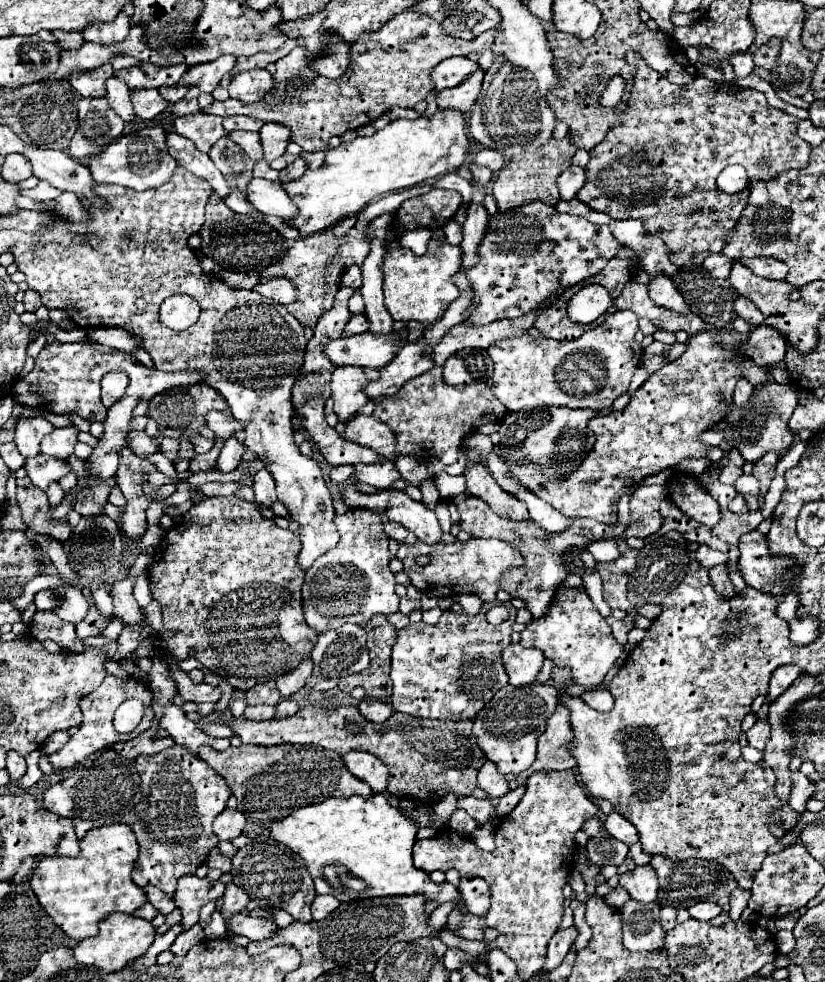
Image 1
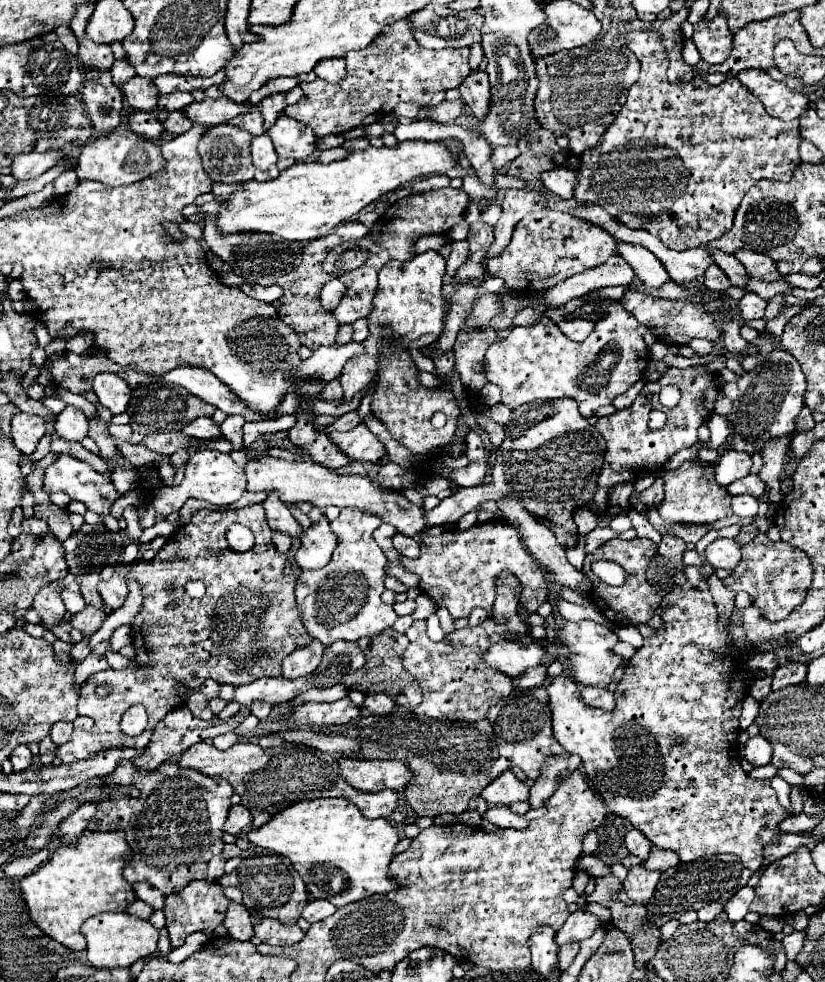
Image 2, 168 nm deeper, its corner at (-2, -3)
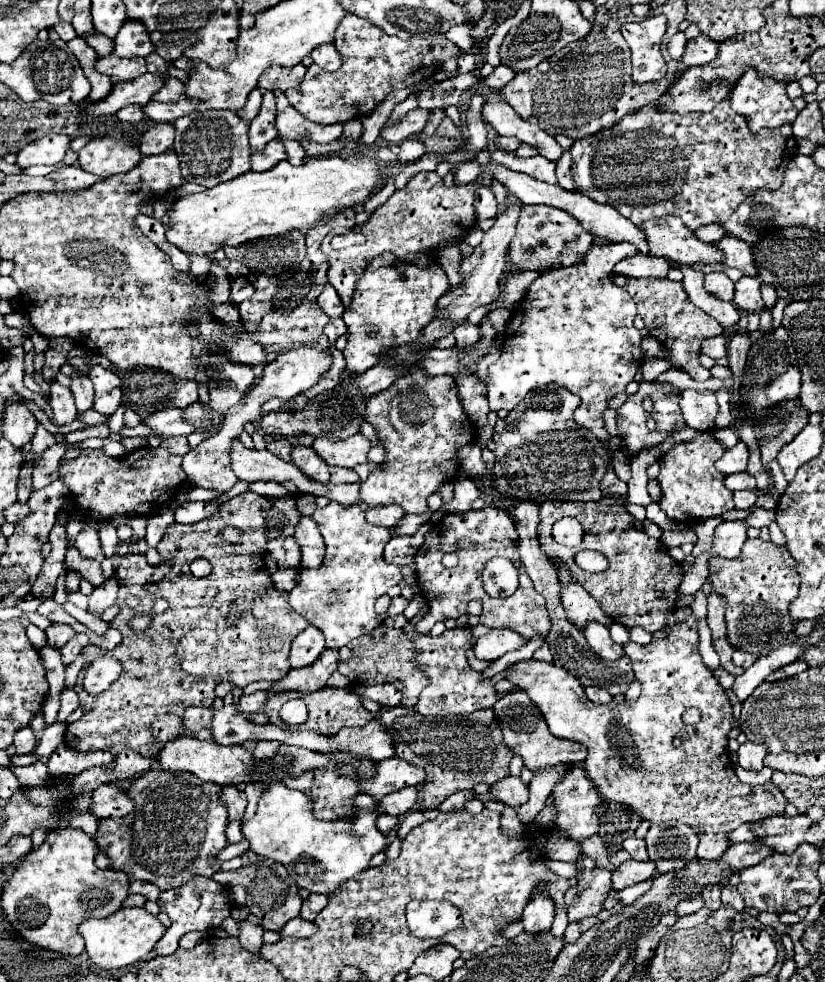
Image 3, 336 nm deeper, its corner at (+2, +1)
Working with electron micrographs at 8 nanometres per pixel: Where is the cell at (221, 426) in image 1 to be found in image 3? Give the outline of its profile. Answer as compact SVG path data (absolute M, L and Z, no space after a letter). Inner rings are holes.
M169 408L169 410L161 410L157 414L151 414L145 420L145 424L149 424L151 430L159 436L187 436L191 432L203 434L203 430L189 426L189 422L185 422L185 418L181 418L181 410L177 410L177 408Z

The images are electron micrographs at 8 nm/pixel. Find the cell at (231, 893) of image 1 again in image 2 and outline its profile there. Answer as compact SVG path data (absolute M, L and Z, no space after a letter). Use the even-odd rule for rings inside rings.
M237 902L229 904L225 926L229 930L229 936L235 940L251 940L255 936L251 916L243 904L237 904Z

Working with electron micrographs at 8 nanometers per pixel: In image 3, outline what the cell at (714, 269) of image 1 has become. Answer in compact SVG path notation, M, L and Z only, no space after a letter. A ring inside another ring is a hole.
M709 272L709 274L705 274L705 288L707 288L707 292L715 294L717 298L721 298L725 302L733 300L733 286L735 284L723 272Z

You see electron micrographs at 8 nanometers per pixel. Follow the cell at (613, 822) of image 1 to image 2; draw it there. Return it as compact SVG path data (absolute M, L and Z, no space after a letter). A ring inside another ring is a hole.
M635 828L627 830L627 834L625 834L625 844L627 844L627 850L629 850L633 856L637 856L637 858L641 858L641 860L645 862L645 858L649 856L651 842L649 842L639 830L635 830Z

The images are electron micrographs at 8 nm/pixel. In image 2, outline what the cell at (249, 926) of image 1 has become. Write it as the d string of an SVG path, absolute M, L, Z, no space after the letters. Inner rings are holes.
M263 918L257 926L255 926L255 936L271 946L285 946L285 944L297 944L299 940L303 940L305 932L293 924L293 926L285 926L277 920L269 920Z

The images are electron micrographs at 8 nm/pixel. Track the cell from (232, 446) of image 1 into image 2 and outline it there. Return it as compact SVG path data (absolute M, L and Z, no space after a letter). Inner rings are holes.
M231 414L225 418L225 422L221 422L221 434L225 436L225 440L229 440L235 450L243 448L243 438L241 438L241 428L245 424L245 418L239 414Z

